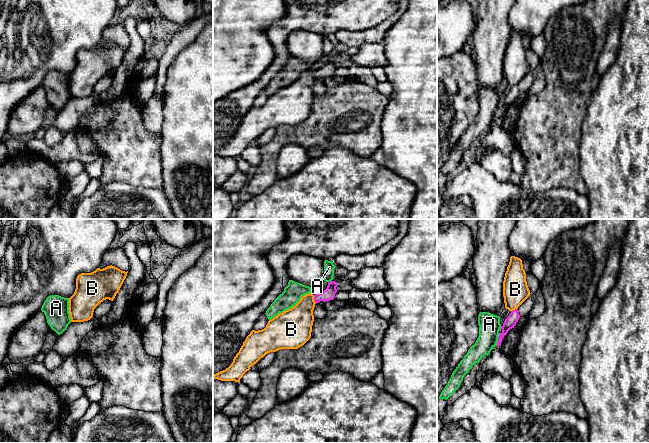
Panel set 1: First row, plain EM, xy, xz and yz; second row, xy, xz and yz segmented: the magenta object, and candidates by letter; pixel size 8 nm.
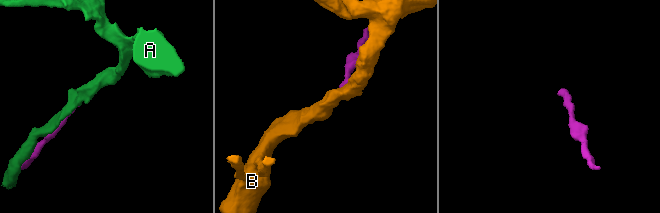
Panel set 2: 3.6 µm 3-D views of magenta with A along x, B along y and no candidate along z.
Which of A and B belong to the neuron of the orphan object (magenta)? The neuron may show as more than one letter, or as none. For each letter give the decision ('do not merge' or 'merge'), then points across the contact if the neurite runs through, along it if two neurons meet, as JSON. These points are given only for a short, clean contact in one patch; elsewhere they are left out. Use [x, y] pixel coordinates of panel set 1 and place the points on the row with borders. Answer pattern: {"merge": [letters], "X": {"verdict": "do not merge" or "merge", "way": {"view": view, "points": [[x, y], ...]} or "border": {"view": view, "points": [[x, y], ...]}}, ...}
{"merge": [], "A": {"verdict": "do not merge"}, "B": {"verdict": "do not merge", "border": {"view": "xz", "points": [[313, 295], [313, 299], [316, 302]]}}}

